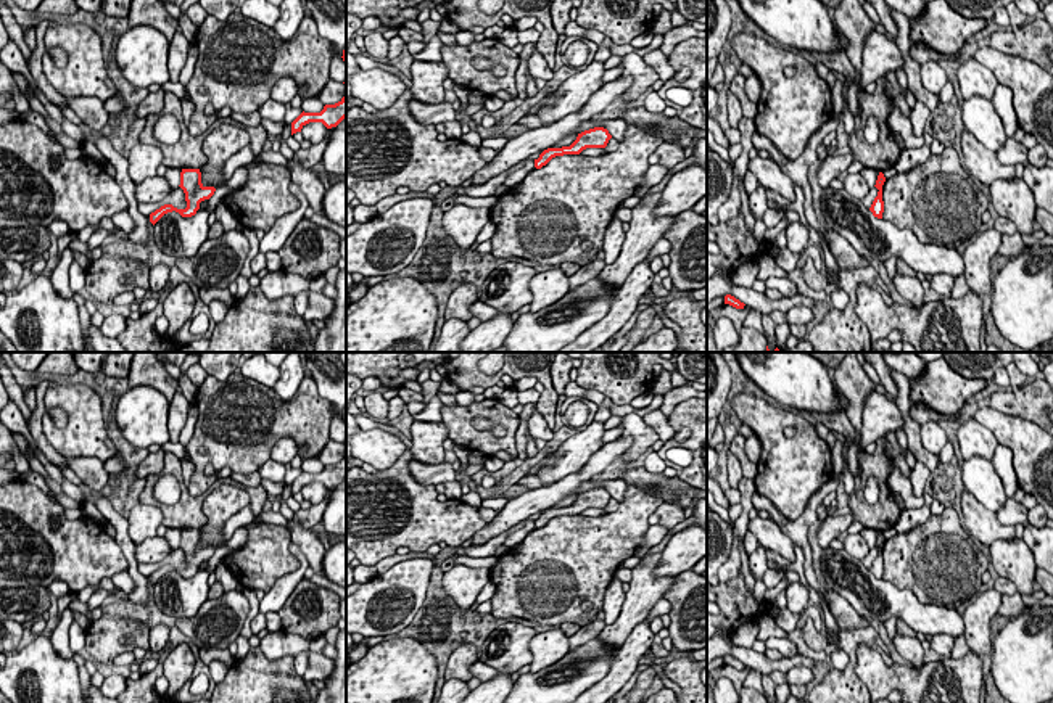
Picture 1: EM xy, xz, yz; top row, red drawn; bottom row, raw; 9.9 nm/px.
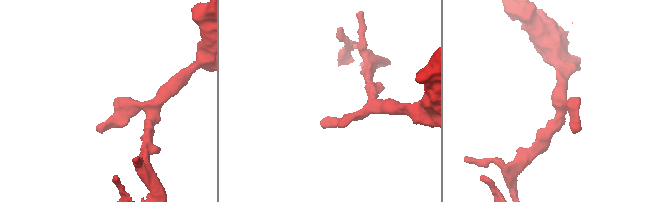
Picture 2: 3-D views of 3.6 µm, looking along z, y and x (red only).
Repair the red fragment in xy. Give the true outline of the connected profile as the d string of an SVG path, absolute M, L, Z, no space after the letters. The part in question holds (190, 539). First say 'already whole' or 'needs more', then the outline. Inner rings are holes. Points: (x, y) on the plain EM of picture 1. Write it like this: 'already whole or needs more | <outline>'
already whole | M182 529L180 532L180 545L185 553L187 568L177 569L172 565L164 565L155 573L150 574L150 582L155 586L164 574L167 573L179 573L182 578L192 578L200 569L200 563L209 560L216 549L204 547L201 544L201 532L200 529Z

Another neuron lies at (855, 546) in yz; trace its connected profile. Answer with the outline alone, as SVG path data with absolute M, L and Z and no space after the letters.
M847 534L842 544L844 544L844 550L850 557L858 560L863 560L869 552L866 541L860 534Z

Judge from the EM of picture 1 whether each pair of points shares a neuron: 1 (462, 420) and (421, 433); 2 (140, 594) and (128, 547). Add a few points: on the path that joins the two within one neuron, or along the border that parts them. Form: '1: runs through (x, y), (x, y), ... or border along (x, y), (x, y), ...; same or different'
1: border along (443, 422), (448, 436); different
2: runs through (140, 583), (132, 570), (131, 559); same

